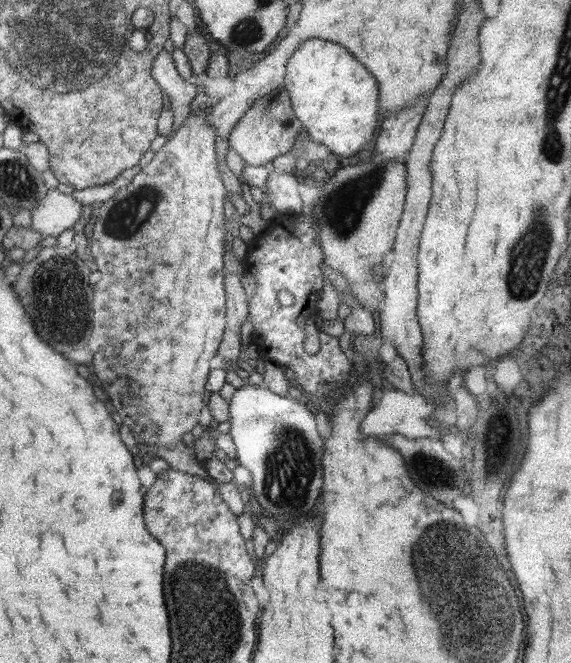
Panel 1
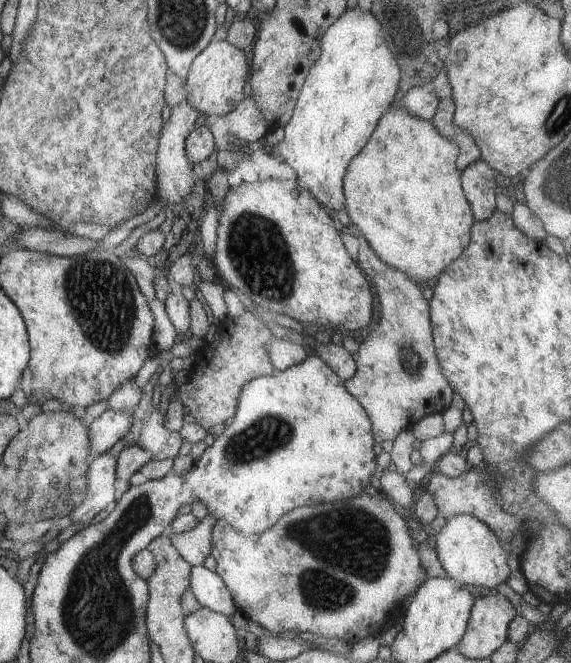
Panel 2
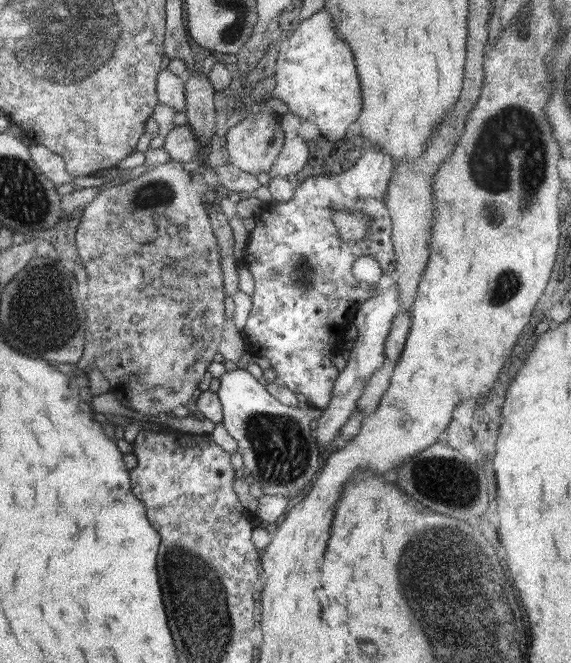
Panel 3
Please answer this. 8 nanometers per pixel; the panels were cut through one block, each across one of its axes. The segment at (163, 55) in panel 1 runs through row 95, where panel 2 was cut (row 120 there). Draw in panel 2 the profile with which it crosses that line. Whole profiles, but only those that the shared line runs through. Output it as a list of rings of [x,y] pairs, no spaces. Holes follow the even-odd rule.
[[[184,99],[171,108],[170,118],[162,125],[156,158],[156,188],[158,188],[157,196],[167,200],[168,203],[180,202],[192,192],[195,183],[194,168],[185,151],[185,140],[190,136],[194,122],[200,115],[203,114],[192,108]]]

